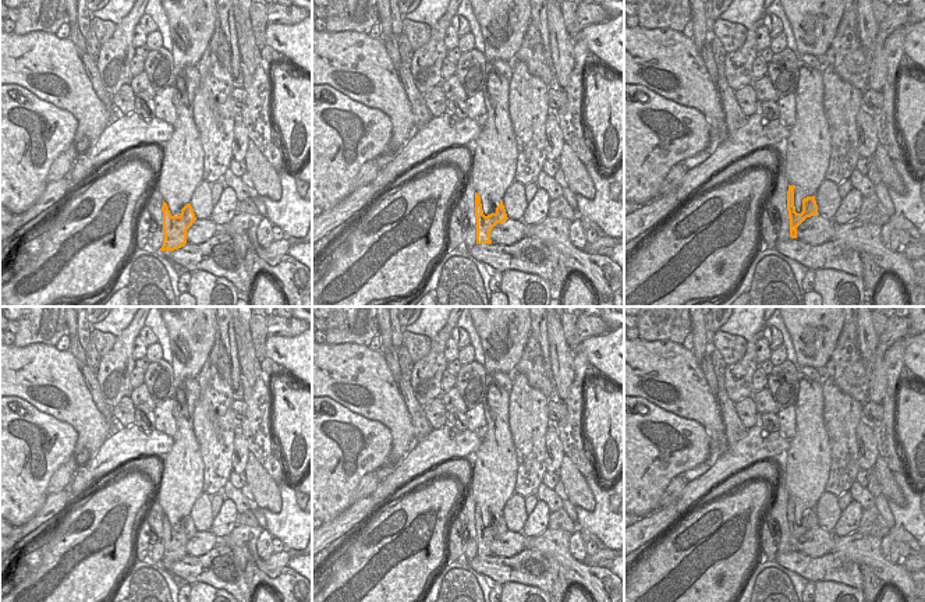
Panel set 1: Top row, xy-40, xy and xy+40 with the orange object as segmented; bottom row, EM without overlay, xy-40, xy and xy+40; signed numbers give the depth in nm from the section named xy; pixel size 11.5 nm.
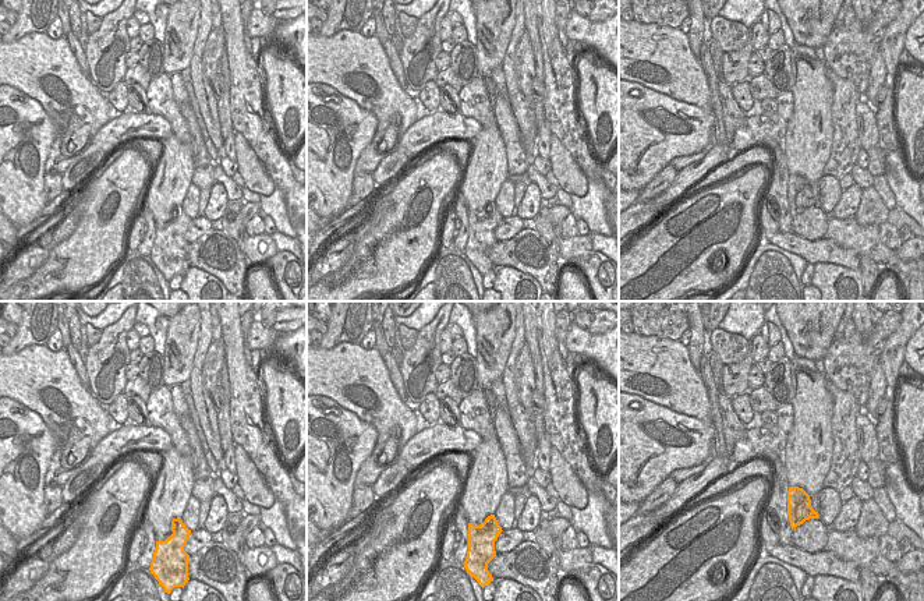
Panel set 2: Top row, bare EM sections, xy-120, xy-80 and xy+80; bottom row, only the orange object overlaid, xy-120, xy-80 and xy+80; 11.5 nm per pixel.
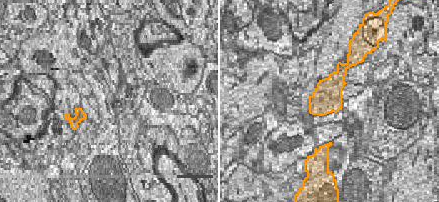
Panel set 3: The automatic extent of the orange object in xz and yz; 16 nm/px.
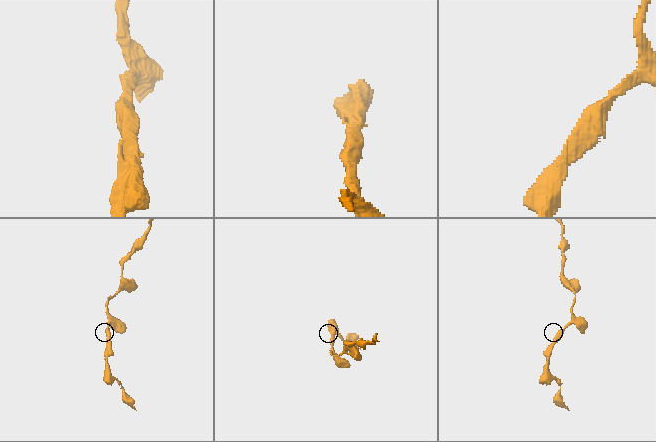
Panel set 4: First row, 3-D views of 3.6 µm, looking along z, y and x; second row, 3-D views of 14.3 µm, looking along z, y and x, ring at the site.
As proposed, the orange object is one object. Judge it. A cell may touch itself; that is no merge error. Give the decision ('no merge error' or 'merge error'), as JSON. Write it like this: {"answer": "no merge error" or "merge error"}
{"answer": "no merge error"}

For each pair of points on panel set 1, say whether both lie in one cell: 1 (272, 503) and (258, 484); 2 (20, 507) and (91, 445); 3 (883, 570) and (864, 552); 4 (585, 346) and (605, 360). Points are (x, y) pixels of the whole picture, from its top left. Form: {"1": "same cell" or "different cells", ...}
{"1": "same cell", "2": "different cells", "3": "same cell", "4": "same cell"}

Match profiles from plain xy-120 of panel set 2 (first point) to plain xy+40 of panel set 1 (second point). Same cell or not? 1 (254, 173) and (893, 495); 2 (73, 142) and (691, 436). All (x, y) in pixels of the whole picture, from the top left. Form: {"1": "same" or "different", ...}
{"1": "same", "2": "different"}

